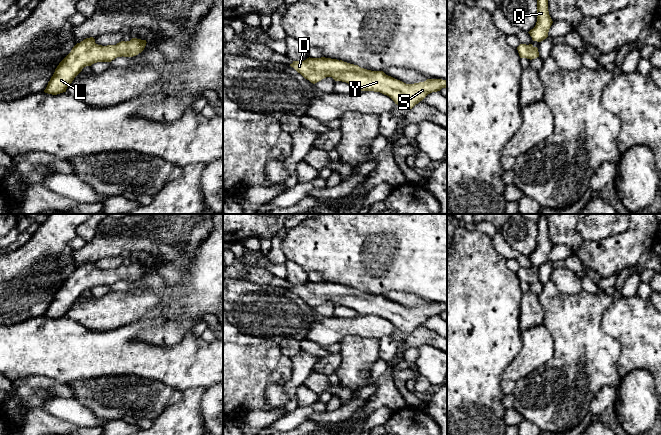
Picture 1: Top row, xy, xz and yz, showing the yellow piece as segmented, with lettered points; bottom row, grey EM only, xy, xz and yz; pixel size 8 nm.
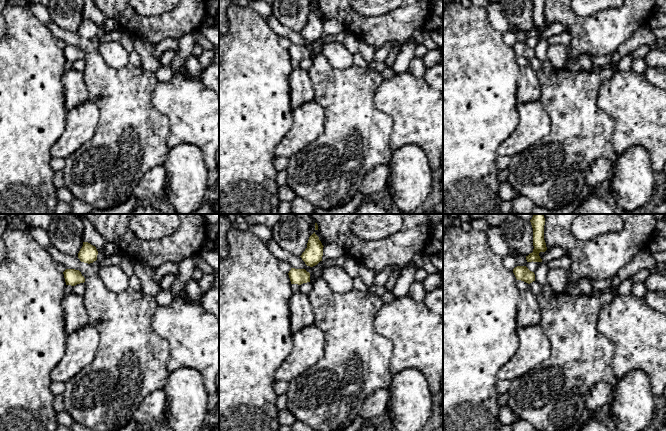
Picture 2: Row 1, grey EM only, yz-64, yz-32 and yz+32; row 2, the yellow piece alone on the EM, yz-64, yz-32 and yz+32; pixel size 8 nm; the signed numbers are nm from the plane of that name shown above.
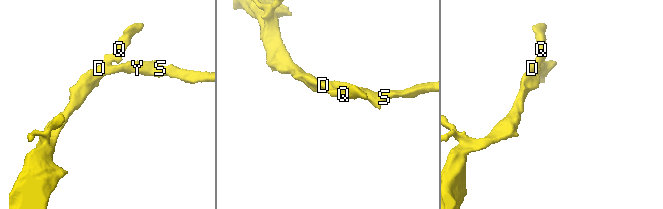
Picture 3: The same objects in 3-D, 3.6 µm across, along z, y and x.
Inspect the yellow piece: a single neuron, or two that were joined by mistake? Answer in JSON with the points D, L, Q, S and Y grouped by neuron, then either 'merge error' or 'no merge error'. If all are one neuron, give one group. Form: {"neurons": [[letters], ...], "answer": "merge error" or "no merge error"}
{"neurons": [["D", "L", "Q", "S", "Y"]], "answer": "no merge error"}

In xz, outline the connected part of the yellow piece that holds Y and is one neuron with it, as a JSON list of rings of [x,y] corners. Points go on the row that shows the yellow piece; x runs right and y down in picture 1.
[[[325,57],[293,61],[290,66],[313,84],[326,77],[332,77],[335,81],[346,82],[360,91],[387,95],[404,109],[412,109],[428,94],[447,88],[447,80],[427,79],[424,82],[406,84],[383,71],[371,71],[342,60]]]

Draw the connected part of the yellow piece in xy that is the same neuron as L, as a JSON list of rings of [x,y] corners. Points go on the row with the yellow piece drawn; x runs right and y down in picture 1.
[[[93,37],[86,38],[59,63],[44,92],[52,95],[66,92],[84,67],[97,62],[111,62],[117,57],[136,56],[144,50],[146,43],[146,40],[132,38],[116,45],[102,46],[96,44]]]

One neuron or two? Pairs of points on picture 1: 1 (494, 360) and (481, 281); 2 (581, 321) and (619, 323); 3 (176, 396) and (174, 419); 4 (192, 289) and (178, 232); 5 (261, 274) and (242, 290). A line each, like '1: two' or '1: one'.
1: one
2: two
3: two
4: two
5: two

